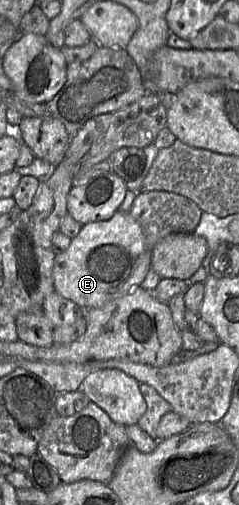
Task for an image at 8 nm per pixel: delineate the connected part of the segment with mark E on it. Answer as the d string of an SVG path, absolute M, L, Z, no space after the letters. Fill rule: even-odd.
M118 210L110 219L82 226L66 251L55 255L52 278L54 290L82 310L101 307L140 287L151 269L151 252L139 223L130 213Z

